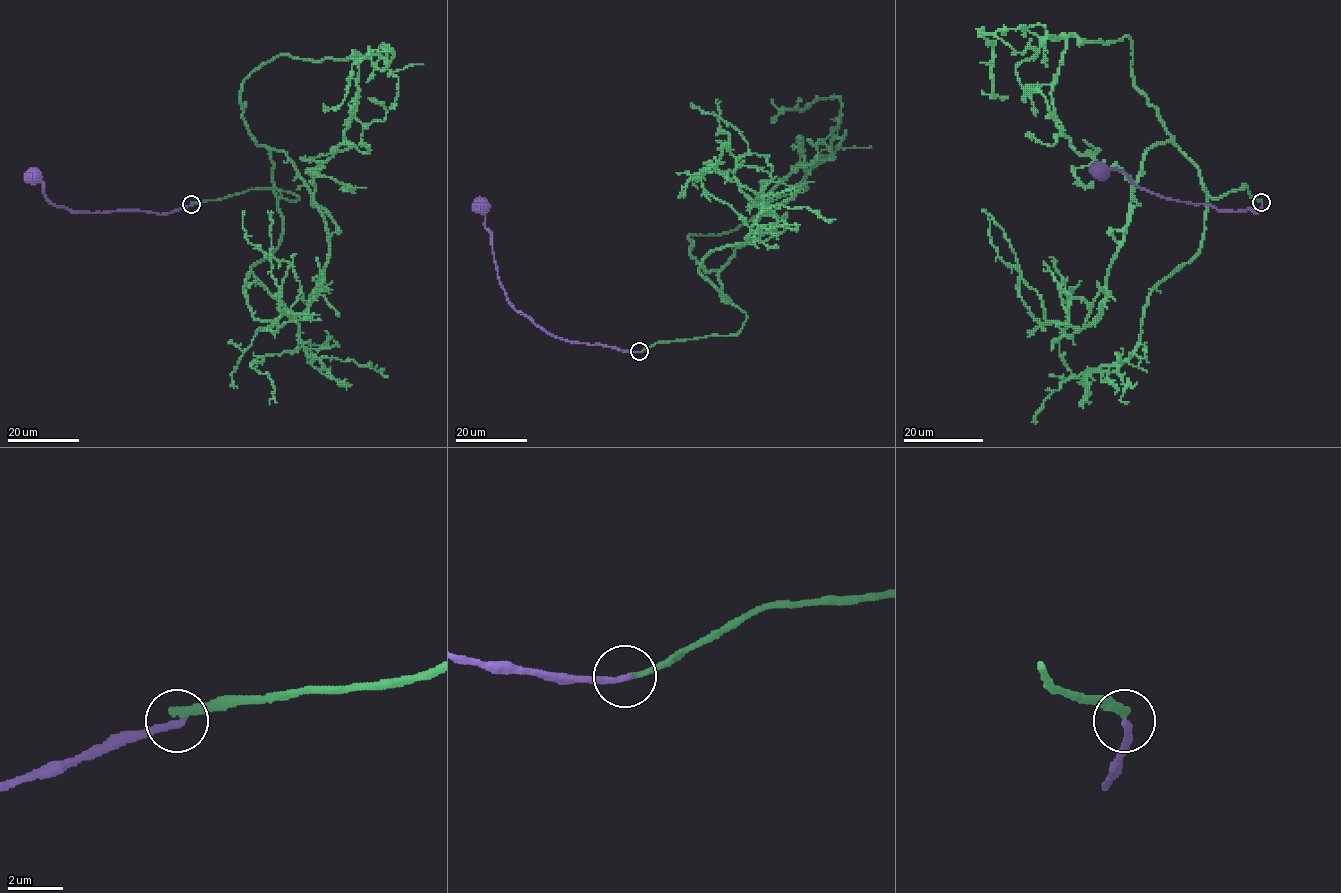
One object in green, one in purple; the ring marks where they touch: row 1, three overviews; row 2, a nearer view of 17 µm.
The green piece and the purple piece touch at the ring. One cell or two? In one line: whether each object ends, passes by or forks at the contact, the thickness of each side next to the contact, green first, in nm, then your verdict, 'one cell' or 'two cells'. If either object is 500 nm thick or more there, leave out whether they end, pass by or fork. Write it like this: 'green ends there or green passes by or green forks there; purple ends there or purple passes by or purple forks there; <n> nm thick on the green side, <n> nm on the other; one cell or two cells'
green ends there; purple ends there; 240 nm thick on the green side, 240 nm on the other; two cells

